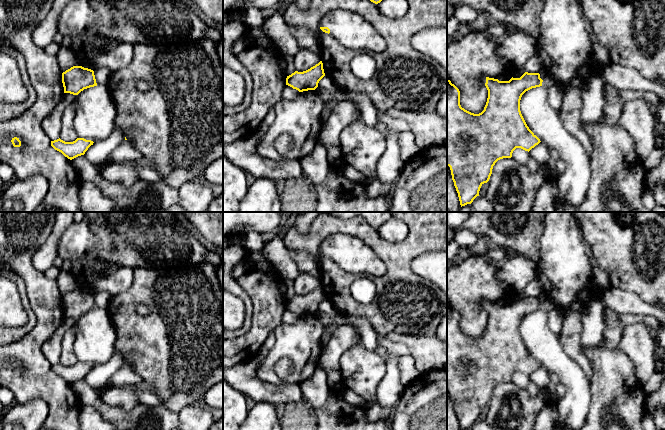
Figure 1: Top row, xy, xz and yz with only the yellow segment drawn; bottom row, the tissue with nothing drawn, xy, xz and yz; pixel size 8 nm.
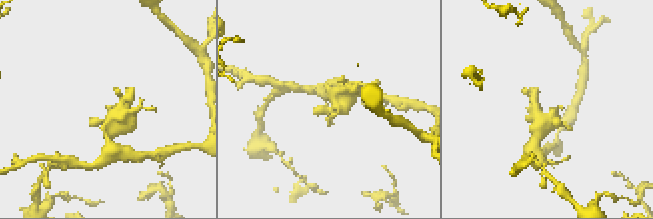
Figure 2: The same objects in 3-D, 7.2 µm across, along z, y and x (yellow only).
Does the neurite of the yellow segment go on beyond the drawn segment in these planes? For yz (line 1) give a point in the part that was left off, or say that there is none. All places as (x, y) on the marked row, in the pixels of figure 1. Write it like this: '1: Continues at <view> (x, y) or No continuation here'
1: No continuation here

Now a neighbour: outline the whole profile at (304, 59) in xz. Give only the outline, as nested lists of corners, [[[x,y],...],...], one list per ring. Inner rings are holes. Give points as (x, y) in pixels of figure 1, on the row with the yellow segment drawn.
[[[300,48],[299,51],[293,56],[295,70],[303,72],[322,61],[320,53],[315,53],[308,49]]]

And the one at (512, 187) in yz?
[[[513,158],[500,159],[493,166],[485,197],[496,212],[530,212],[547,173],[547,164],[532,173]]]

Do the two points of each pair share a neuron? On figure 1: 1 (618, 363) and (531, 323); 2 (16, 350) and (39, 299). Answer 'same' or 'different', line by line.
1: different
2: same

